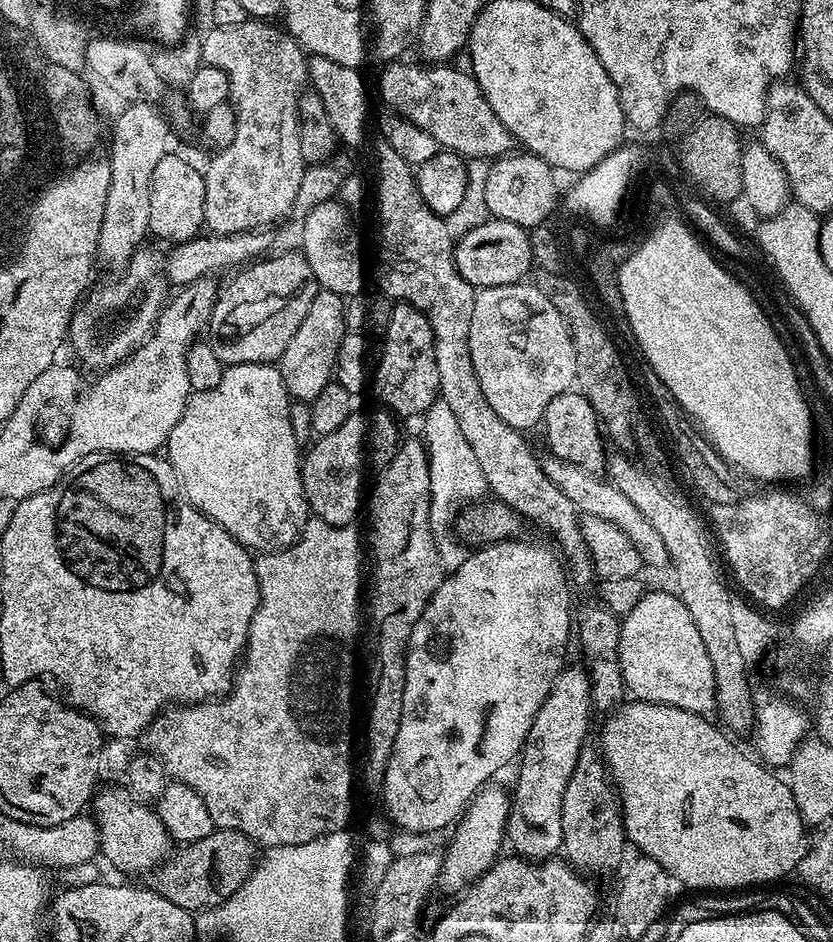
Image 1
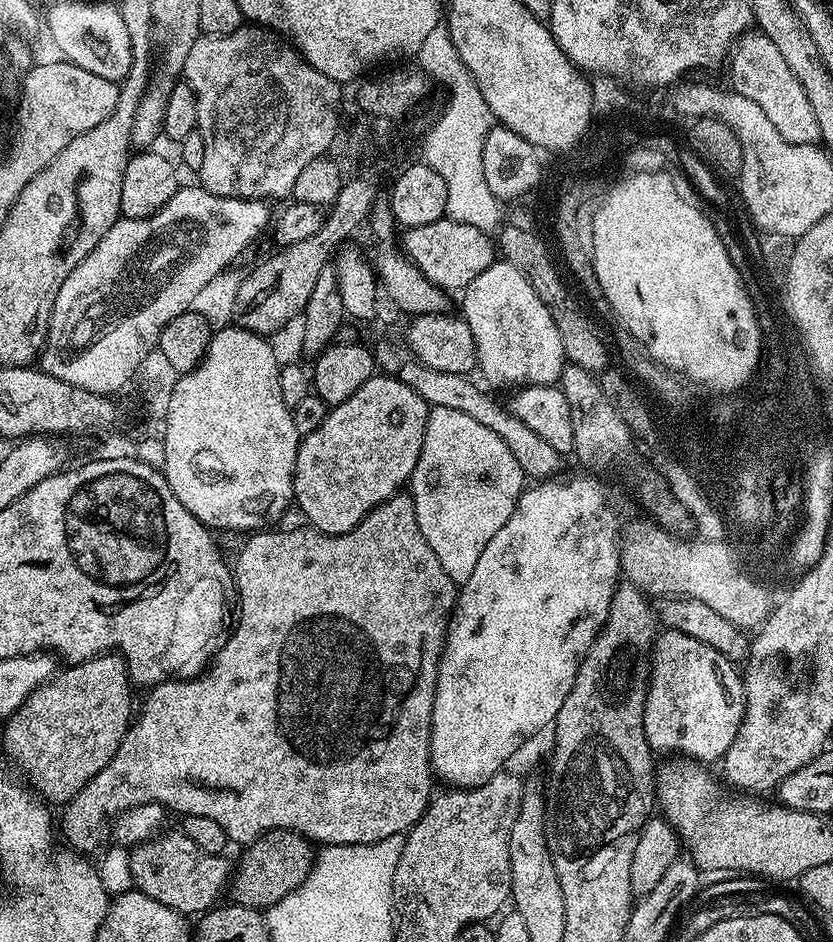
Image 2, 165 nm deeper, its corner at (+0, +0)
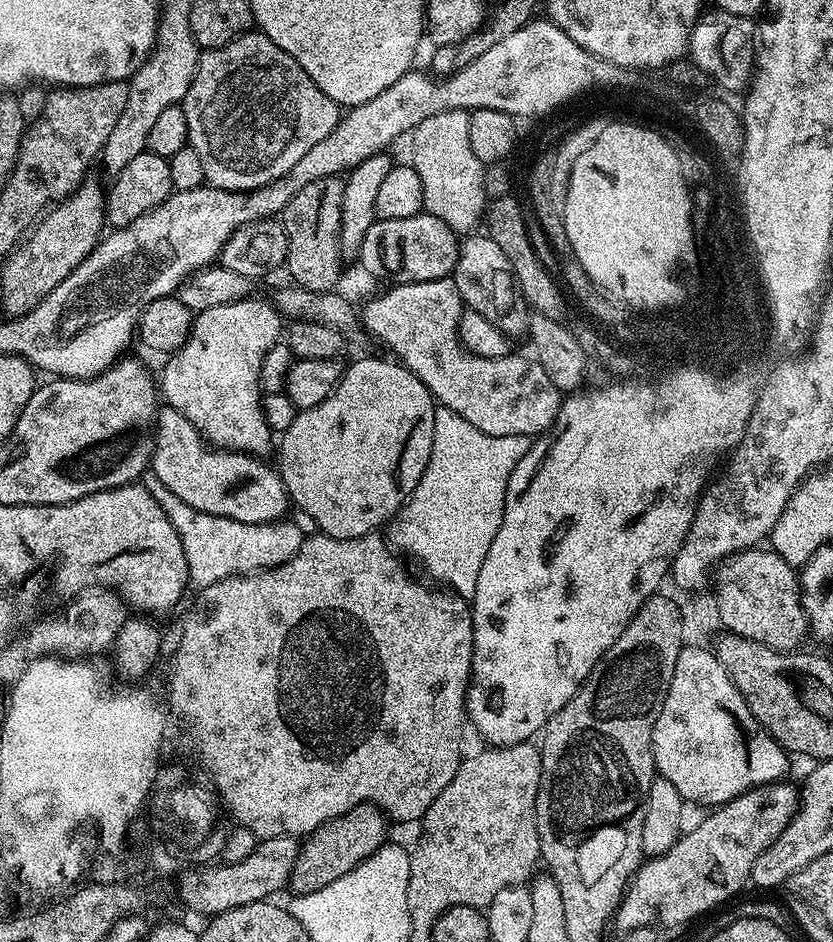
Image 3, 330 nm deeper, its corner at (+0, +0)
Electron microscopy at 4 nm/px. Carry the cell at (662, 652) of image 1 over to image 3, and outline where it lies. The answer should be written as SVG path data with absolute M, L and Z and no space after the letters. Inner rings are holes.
M704 646L683 647L678 654L674 678L670 678L670 690L654 722L652 753L657 773L663 779L674 782L674 790L678 790L678 794L685 801L712 804L708 806L729 804L735 796L741 796L751 788L761 788L763 784L783 781L787 777L784 775L788 772L790 759L785 748L756 721L715 651Z

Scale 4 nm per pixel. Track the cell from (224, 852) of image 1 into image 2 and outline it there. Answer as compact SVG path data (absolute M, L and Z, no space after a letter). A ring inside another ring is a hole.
M272 828L241 852L244 853L240 856L240 865L235 865L234 875L230 880L231 899L242 906L267 910L282 902L286 894L298 890L302 882L306 882L312 869L314 844L299 832Z

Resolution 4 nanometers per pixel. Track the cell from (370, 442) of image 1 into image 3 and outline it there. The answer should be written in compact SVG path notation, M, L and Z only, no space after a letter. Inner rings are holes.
M364 356L361 360L354 361L353 364L349 363L344 369L344 376L338 382L336 389L326 398L326 402L313 408L297 411L294 422L290 422L290 430L286 430L278 440L278 448L280 444L278 471L280 477L284 479L289 501L295 507L297 504L320 527L317 529L323 535L333 536L335 540L358 538L383 529L400 511L400 507L408 501L408 495L412 493L414 486L418 486L418 482L426 470L426 462L430 462L430 450L434 446L434 414L438 405L432 399L428 387L412 371L395 359L387 359L379 360L376 356Z

